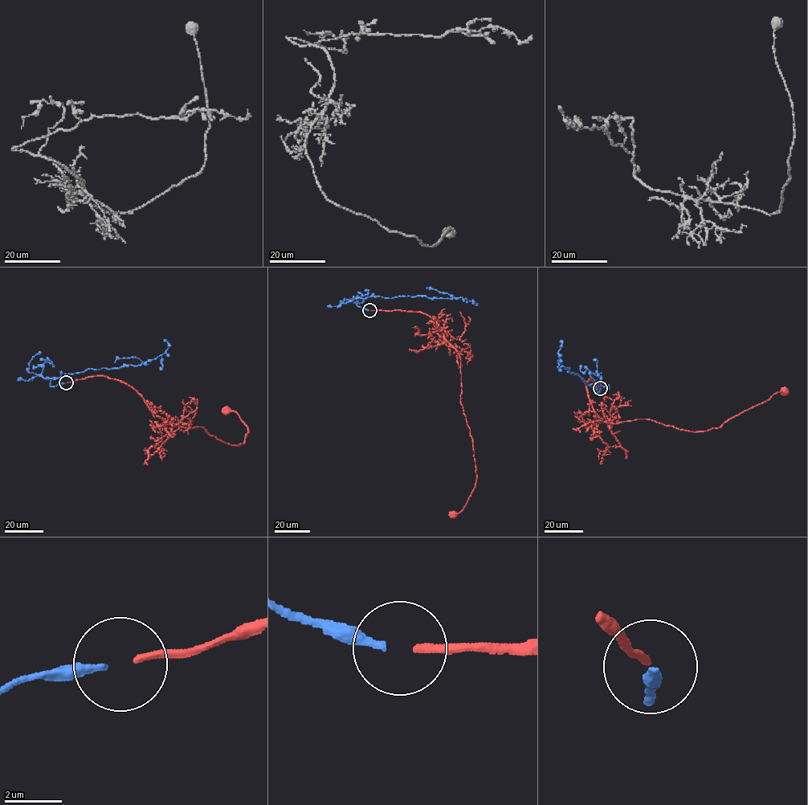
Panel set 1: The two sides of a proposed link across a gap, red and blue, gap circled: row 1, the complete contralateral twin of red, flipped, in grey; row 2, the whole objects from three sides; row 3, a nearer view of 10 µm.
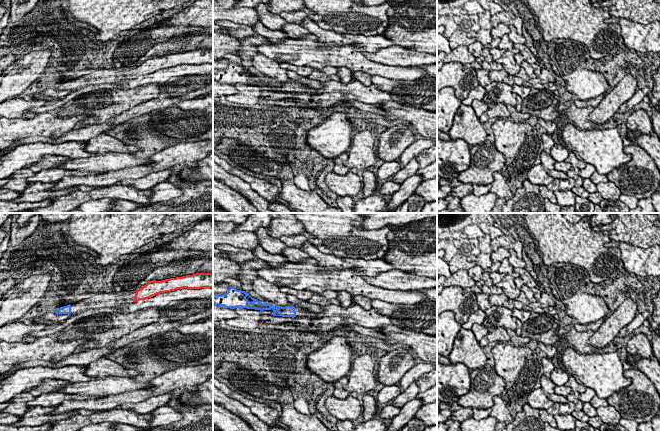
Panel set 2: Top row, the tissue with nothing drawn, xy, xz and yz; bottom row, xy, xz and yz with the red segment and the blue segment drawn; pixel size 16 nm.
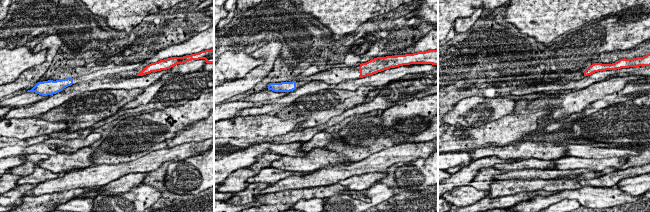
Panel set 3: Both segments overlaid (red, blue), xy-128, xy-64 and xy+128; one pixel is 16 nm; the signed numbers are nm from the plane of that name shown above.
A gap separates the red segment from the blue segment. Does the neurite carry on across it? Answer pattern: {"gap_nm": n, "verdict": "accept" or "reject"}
{"gap_nm": 1000, "verdict": "accept"}

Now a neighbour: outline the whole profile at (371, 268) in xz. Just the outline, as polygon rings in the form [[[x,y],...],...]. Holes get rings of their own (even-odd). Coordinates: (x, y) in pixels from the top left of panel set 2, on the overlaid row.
[[[341,258],[343,261],[350,263],[357,272],[374,277],[381,272],[394,269],[394,266],[383,259],[376,260],[364,260],[364,259],[352,259],[352,258]]]

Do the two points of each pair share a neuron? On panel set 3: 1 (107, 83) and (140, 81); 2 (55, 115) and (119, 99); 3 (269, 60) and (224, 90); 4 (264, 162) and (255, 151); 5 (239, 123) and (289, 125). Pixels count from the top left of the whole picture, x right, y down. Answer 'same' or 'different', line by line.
1: same
2: same
3: same
4: different
5: same

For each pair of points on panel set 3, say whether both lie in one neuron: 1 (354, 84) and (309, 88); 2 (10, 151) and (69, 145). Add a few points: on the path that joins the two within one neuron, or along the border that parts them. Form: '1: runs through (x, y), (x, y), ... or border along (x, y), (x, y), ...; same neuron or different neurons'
1: runs through (343, 85), (320, 86); same neuron
2: runs through (25, 150), (43, 148), (48, 143), (54, 143); same neuron

